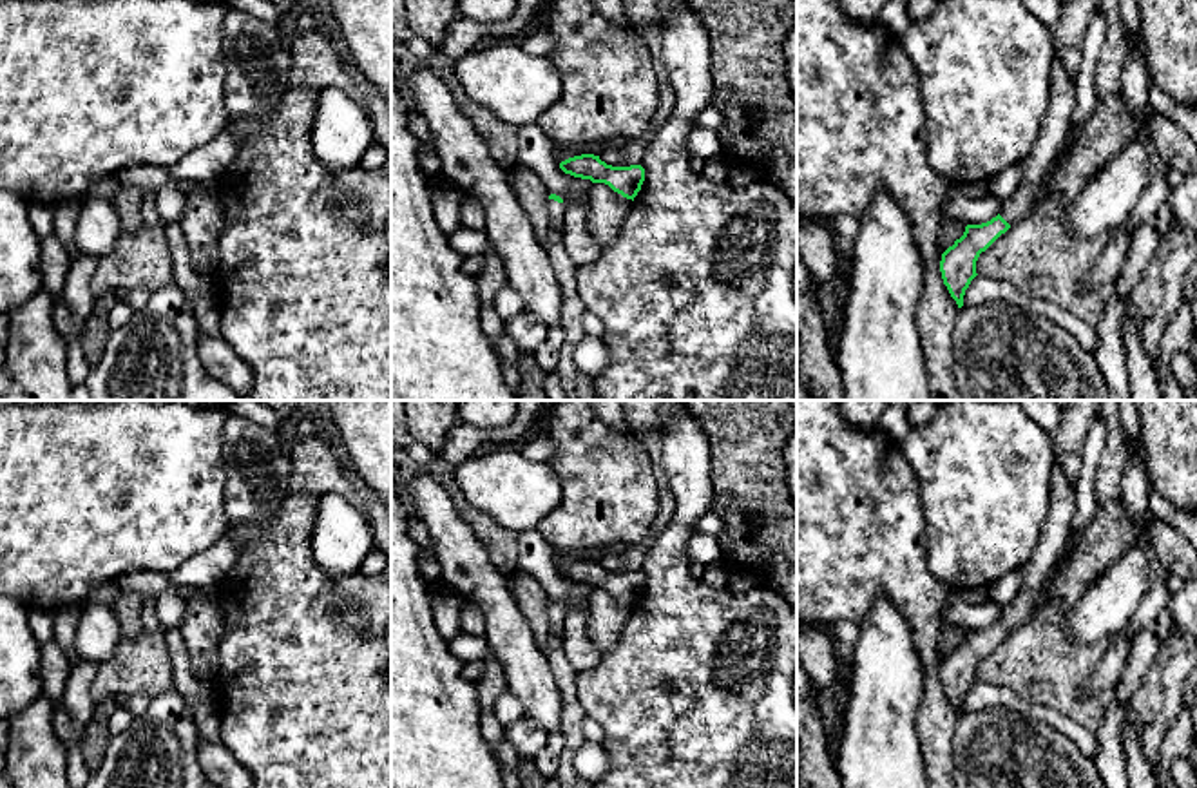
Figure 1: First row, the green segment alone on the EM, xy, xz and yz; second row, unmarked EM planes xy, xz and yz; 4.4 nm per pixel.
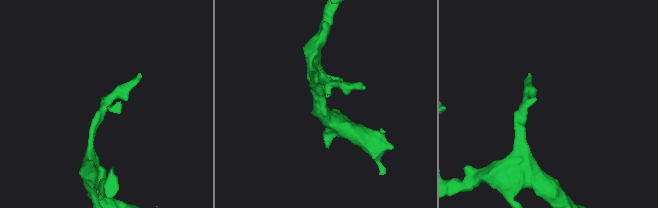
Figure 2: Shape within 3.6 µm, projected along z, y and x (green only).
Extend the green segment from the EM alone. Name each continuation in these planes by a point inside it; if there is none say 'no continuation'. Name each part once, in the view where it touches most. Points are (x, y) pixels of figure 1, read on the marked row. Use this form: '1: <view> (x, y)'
1: xz (556, 211)

